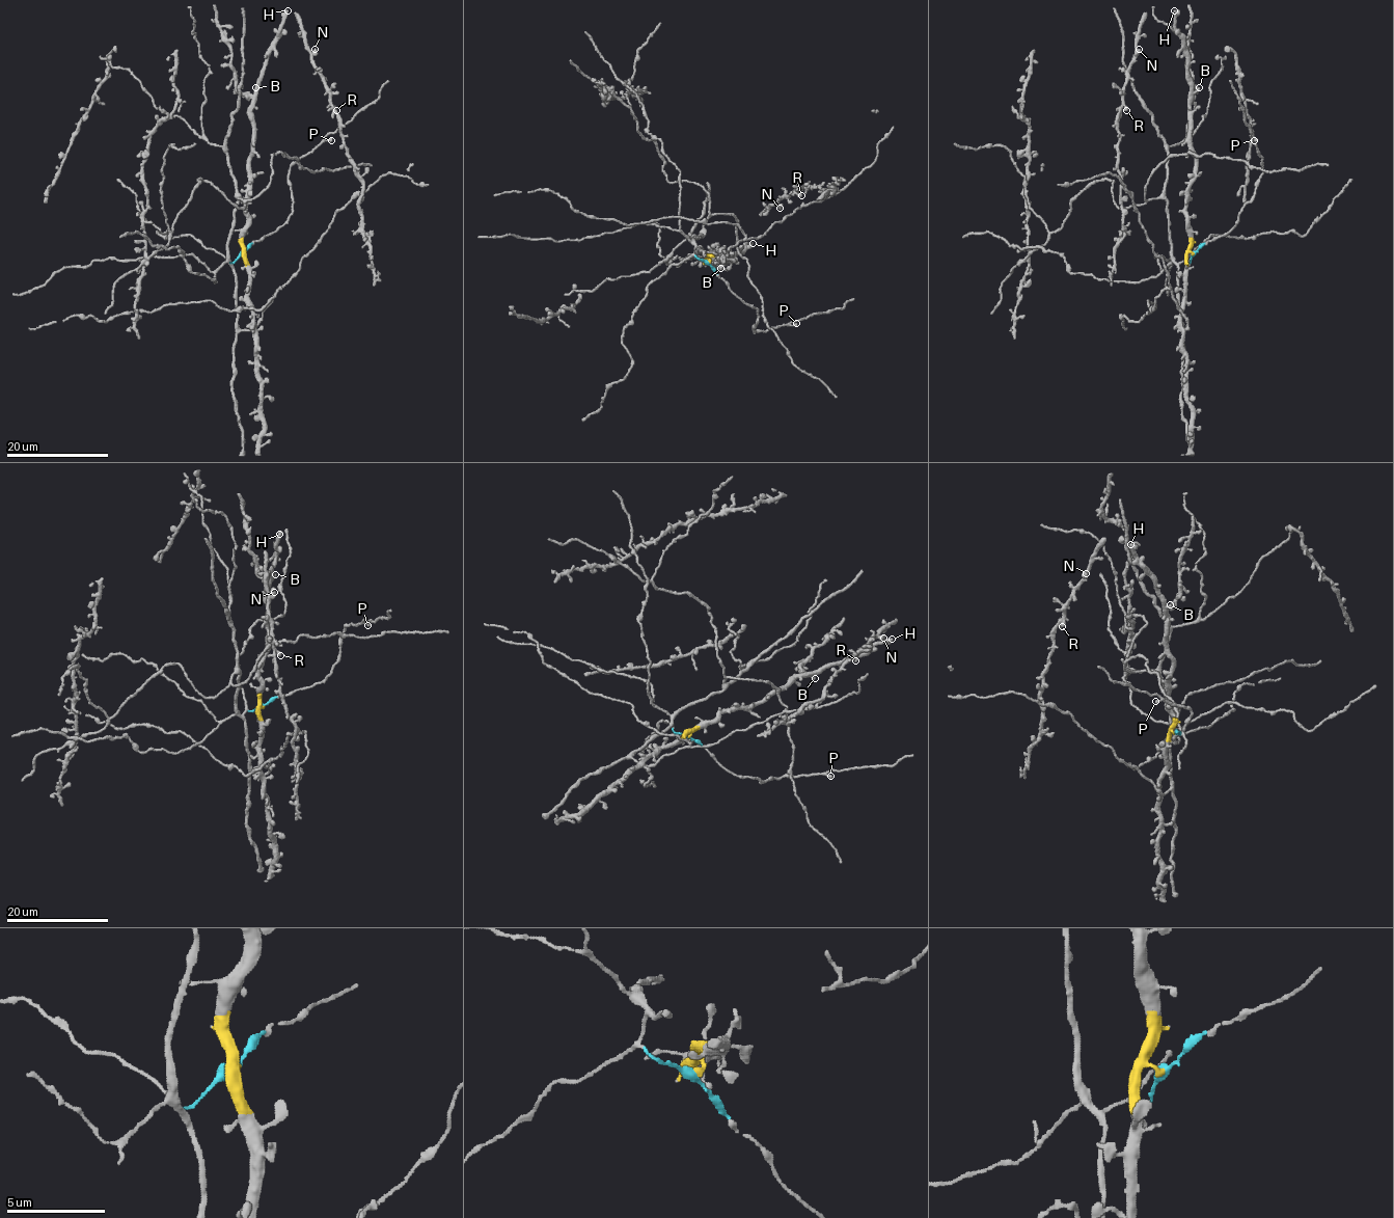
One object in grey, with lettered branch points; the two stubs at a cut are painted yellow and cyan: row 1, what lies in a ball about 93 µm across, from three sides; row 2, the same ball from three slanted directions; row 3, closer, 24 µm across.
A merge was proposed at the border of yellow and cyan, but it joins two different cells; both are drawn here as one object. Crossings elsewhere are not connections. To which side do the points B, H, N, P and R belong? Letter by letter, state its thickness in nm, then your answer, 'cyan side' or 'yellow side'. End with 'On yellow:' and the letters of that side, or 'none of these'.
B: 220 nm thick; yellow side
H: 400 nm thick; yellow side
N: 500 nm thick; cyan side
P: 280 nm thick; cyan side
R: 420 nm thick; cyan side
On yellow: B, H

